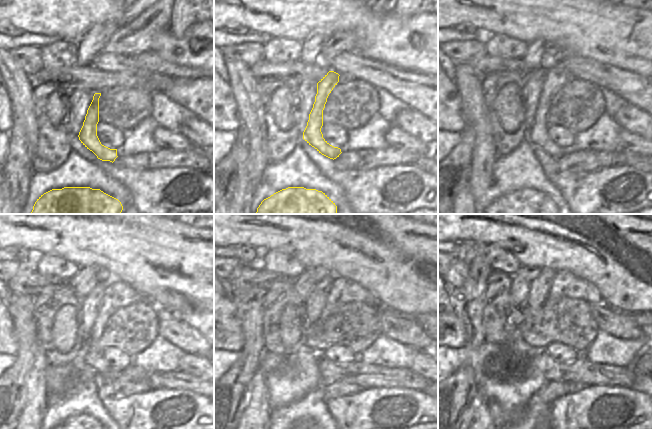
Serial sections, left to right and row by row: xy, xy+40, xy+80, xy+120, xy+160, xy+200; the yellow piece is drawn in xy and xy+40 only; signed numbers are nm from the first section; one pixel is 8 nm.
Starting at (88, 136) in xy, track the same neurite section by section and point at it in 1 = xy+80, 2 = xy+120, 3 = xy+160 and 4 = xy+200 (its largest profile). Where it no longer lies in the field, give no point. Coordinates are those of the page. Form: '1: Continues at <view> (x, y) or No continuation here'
1: Continues at xy+80 (557, 76)
2: Continues at xy+120 (118, 294)
3: Continues at xy+160 (342, 291)
4: Continues at xy+200 (565, 284).

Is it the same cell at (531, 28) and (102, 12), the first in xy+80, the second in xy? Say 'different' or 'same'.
same

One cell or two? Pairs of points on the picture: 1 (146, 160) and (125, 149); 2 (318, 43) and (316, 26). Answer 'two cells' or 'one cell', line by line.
1: two cells
2: two cells

